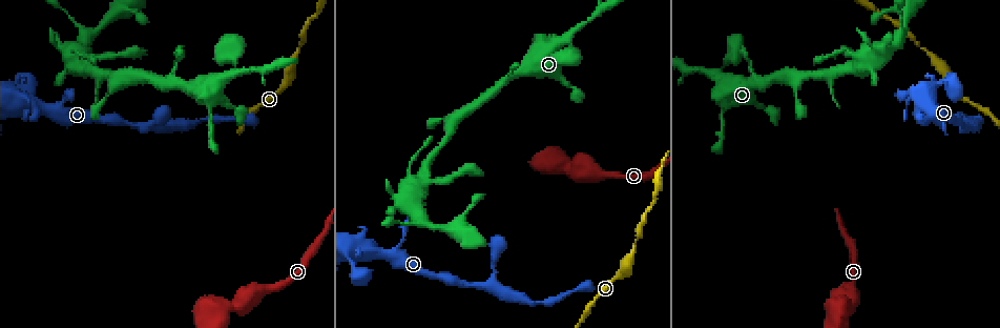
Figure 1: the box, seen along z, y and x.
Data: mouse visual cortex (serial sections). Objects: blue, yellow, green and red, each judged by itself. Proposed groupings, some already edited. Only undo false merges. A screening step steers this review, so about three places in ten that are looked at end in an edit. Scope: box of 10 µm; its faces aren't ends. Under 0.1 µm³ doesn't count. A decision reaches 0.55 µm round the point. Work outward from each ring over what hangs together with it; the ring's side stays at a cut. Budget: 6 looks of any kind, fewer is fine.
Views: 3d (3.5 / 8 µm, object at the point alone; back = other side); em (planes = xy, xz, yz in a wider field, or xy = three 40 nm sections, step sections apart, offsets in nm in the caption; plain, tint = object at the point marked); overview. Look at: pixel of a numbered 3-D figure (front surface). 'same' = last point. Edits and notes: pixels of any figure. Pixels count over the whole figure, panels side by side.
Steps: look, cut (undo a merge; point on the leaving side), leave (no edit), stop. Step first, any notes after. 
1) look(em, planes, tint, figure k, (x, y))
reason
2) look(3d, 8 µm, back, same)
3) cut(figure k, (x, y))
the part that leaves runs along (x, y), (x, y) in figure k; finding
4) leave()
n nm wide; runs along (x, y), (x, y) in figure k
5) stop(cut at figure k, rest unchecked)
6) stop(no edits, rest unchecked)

look(3d, 3.5 µm, figure 1, (967, 127))
arms part here

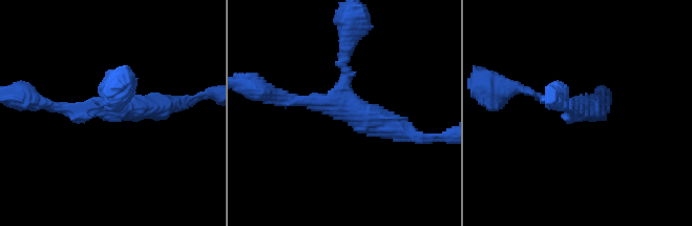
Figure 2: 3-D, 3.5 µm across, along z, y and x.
look(em, planes, tint, figure 2, (331, 106))
3 arms; arms of 100, 200, 300 nm; need the tissue

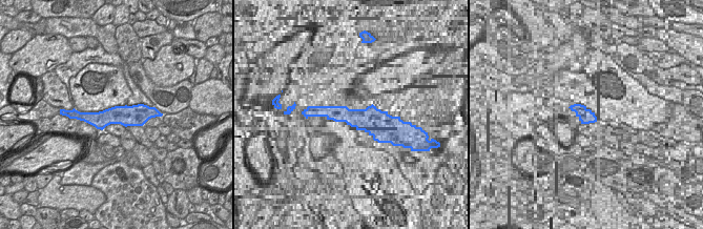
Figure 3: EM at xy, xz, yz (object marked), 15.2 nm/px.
leave()
runs along (263, 91), (356, 110), (398, 126) in figure 2; all the same cell

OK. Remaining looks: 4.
look(3d, 3.5 µm, figure 1, (424, 222))
narrows sharply

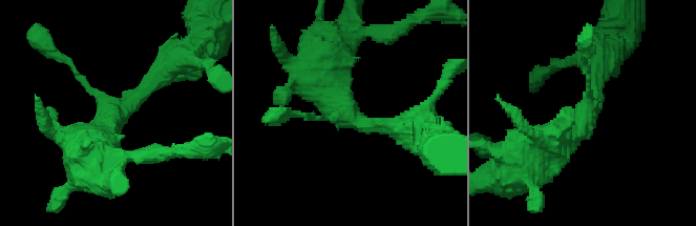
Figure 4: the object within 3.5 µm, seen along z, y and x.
look(em, planes, tint, figure 4, (115, 115))
3 arms; arms of 100, 200, 600 nm; need the tissue

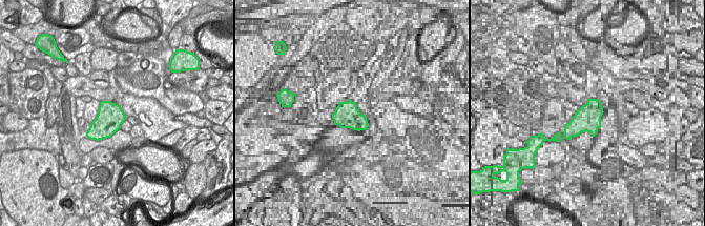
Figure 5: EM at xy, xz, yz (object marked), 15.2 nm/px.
leave()
runs along (88, 149), (105, 124), (166, 65) in figure 4; all the same cell

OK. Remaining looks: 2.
look(3d, 3.5 µm, figure 1, (366, 249))
three arms meet

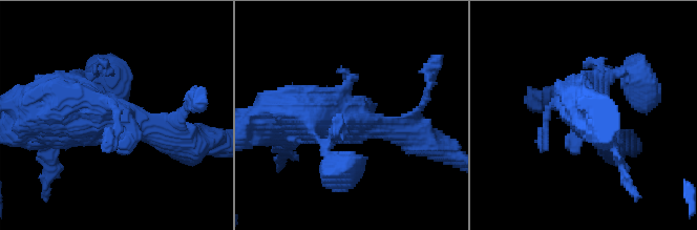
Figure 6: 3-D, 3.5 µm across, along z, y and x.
look(em, xy, step 5, tint, figure 6, (355, 118))
need the tissue

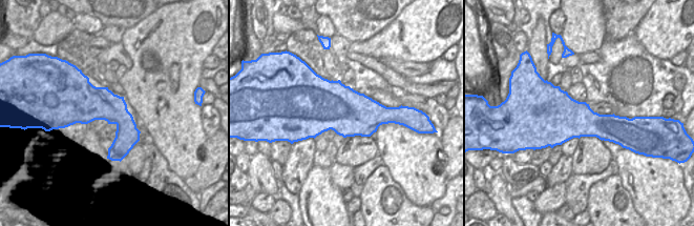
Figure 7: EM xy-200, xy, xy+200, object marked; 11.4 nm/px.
leave()
550 nm wide; runs along (182, 140), (88, 107), (82, 85) in figure 6; all the same cell

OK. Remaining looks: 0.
stop(no edits, rest unchecked)

